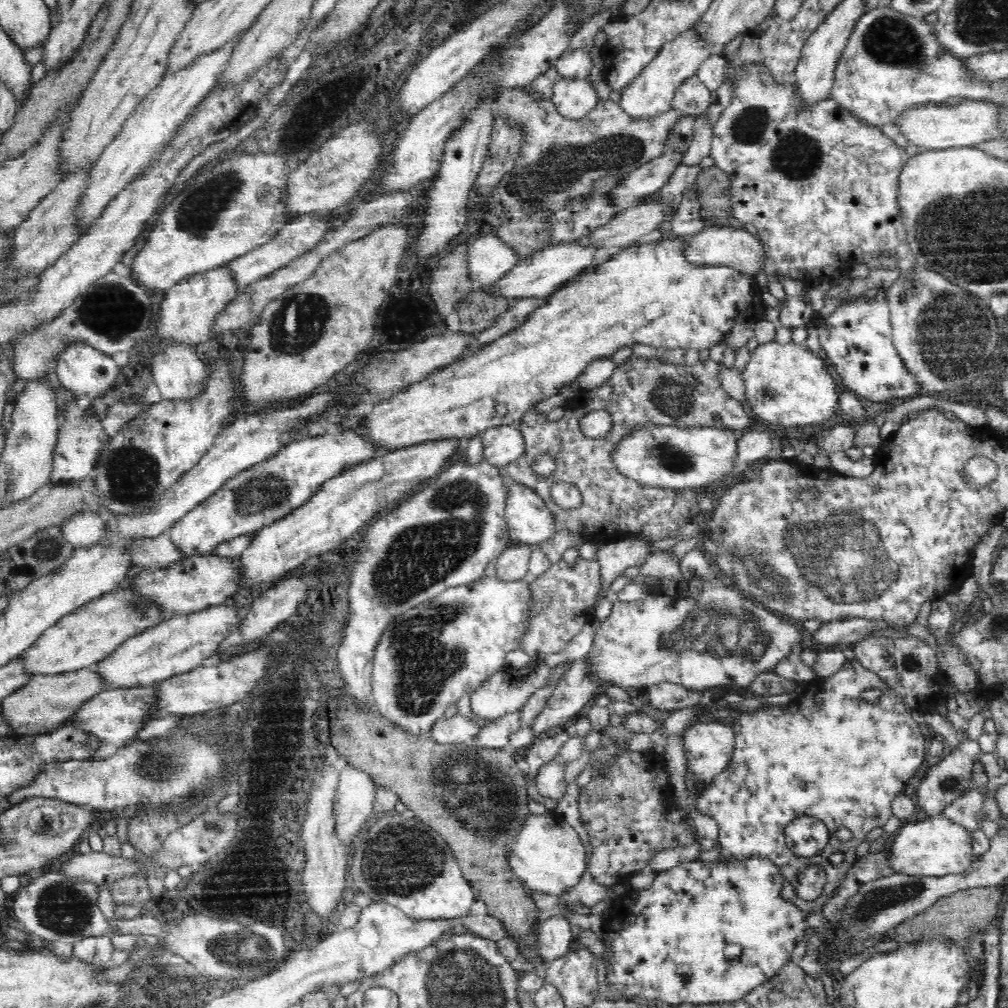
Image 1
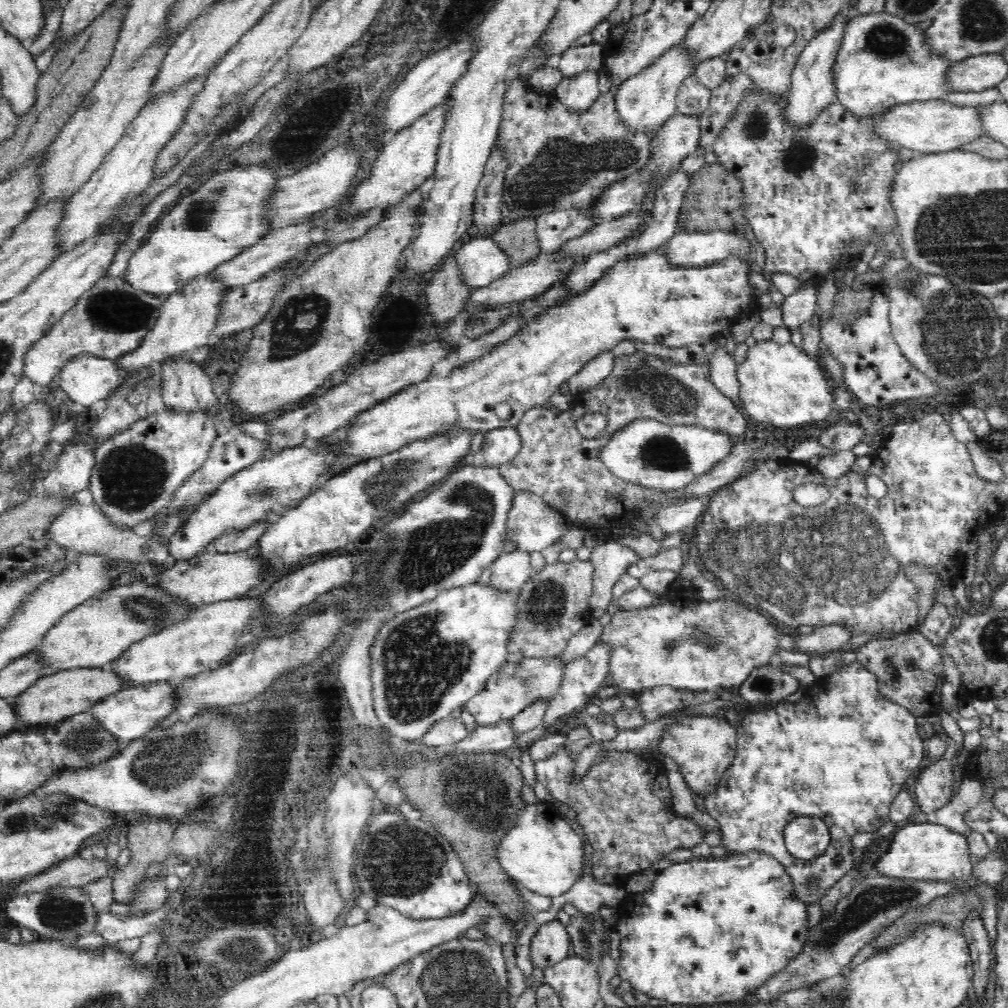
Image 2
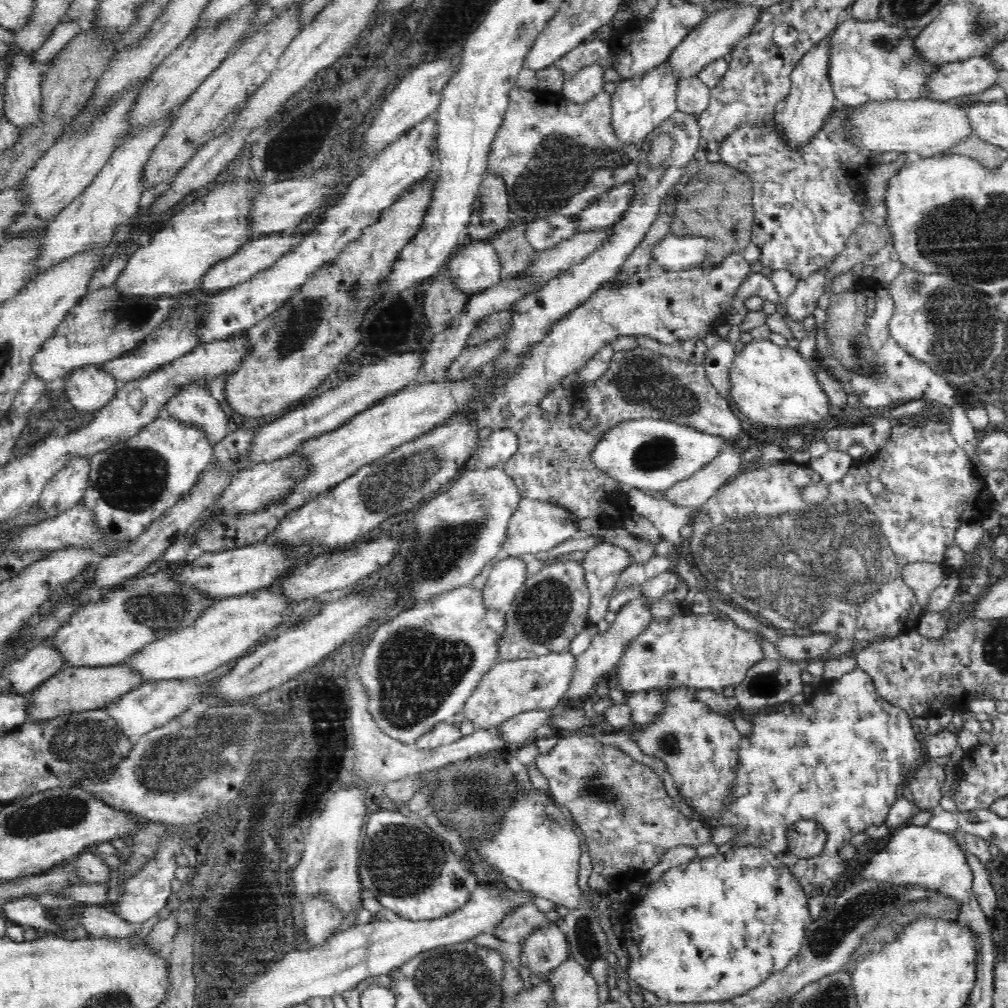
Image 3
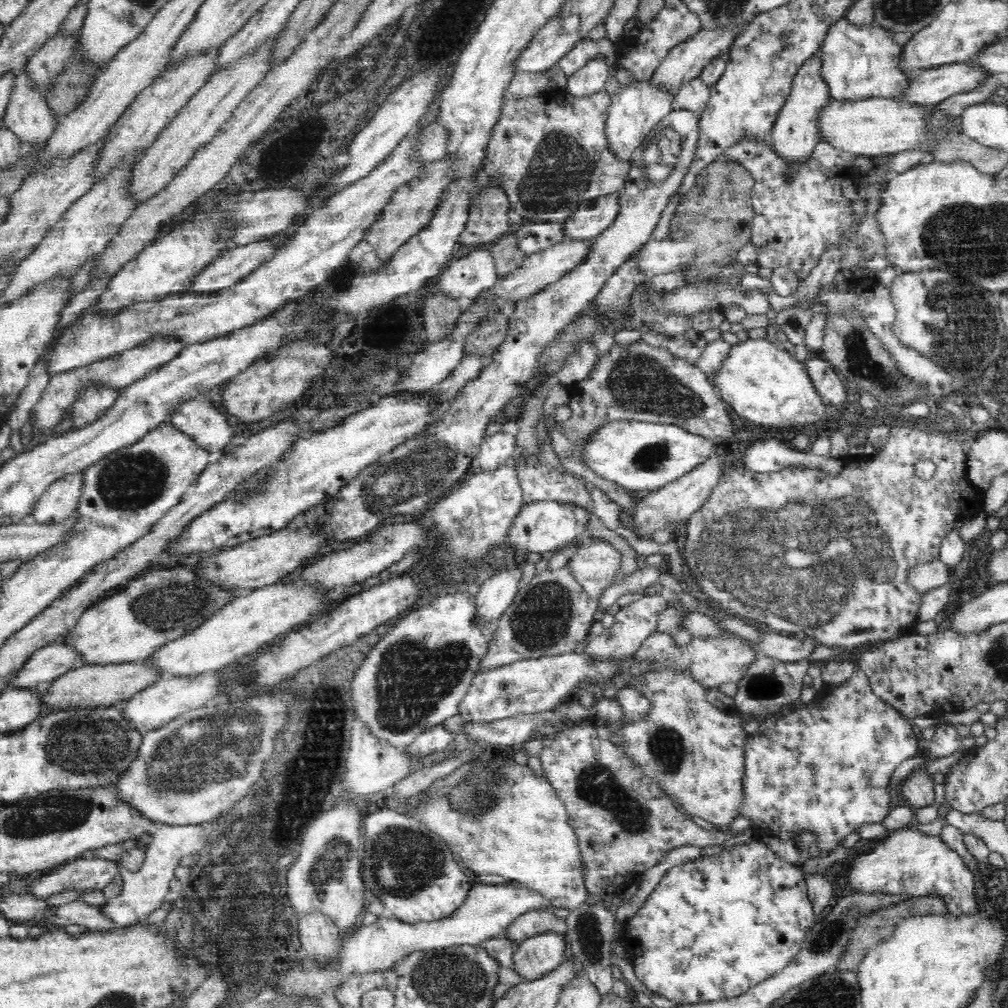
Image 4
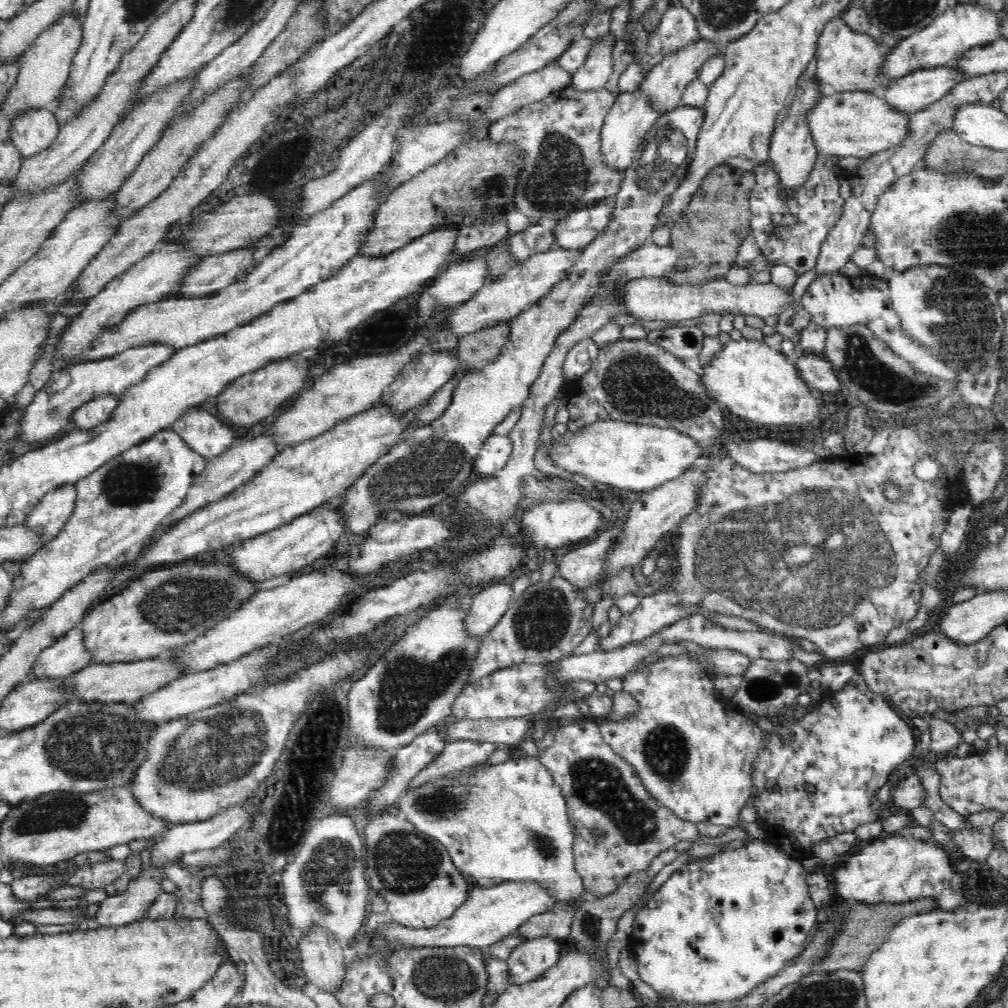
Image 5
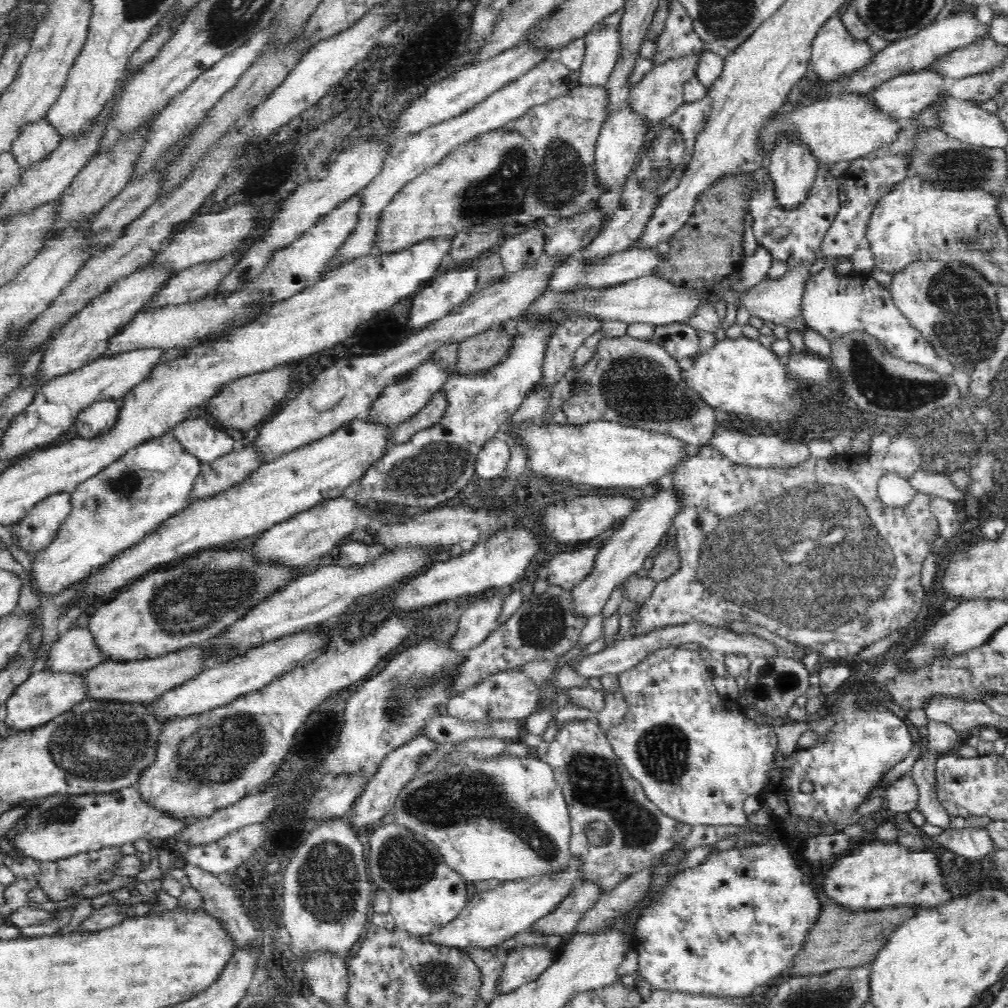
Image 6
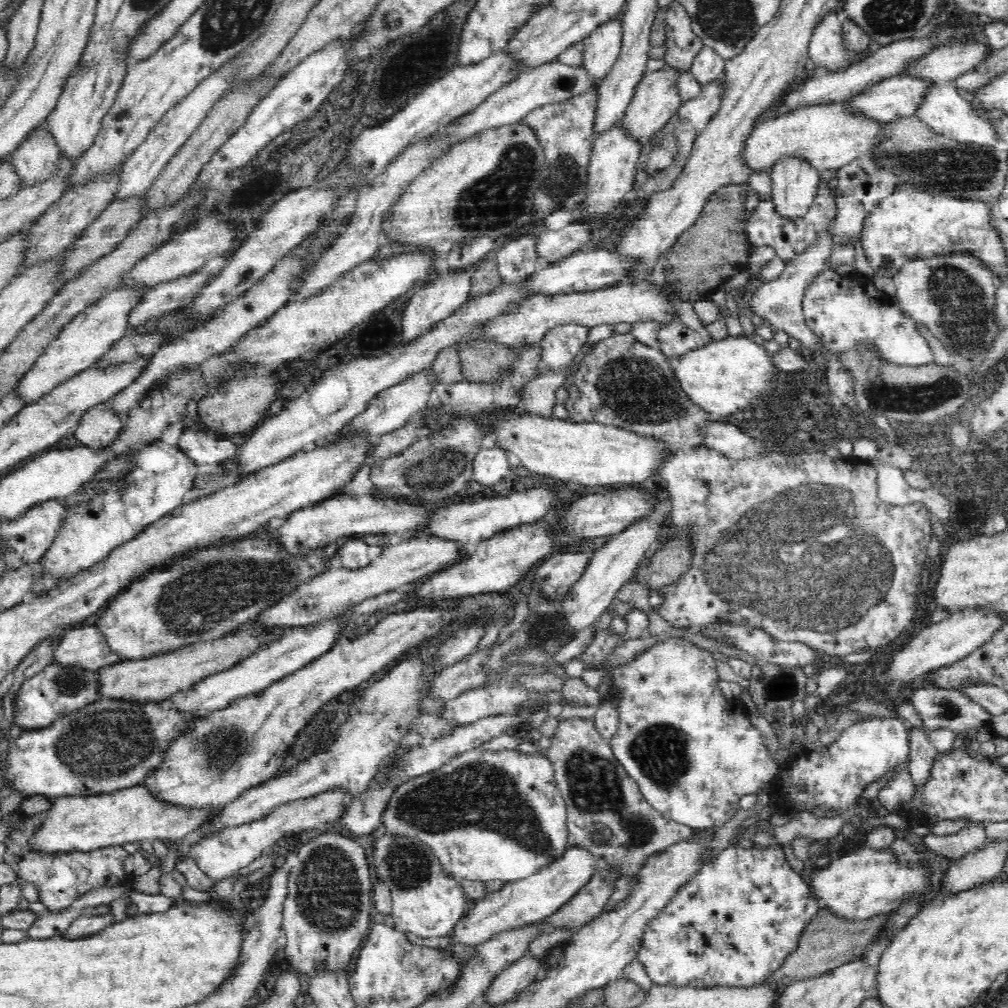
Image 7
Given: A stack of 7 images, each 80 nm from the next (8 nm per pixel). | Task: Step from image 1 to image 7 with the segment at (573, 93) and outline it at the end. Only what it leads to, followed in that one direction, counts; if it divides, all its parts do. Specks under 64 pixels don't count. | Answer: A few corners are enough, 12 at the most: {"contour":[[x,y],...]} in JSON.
{"contour":[[617,17],[584,40],[583,63],[598,84],[621,51]]}

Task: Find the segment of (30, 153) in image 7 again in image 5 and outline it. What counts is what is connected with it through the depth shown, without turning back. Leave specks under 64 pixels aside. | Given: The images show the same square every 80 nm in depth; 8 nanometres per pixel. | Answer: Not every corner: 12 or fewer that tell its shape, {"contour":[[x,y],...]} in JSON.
{"contour":[[52,106],[16,113],[9,136],[23,159],[50,148]]}

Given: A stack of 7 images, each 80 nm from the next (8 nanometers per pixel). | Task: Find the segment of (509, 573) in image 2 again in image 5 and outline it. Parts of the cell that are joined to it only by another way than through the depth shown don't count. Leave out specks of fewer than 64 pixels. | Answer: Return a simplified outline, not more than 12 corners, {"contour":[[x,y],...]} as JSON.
{"contour":[[512,582],[484,584],[466,616],[468,635],[486,634],[510,608]]}

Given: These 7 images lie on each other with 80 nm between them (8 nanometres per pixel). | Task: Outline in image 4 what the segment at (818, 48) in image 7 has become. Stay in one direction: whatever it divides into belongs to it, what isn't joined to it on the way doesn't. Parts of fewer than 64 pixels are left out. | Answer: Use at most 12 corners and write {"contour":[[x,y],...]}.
{"contour":[[845,16],[819,54],[834,99],[904,98],[904,45]]}

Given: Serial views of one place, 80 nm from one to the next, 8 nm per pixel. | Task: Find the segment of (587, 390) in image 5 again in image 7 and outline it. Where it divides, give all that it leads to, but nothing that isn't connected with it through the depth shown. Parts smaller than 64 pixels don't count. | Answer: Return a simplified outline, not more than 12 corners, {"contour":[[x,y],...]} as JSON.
{"contour":[[629,333],[584,356],[567,420],[674,451],[714,421],[658,347]]}

